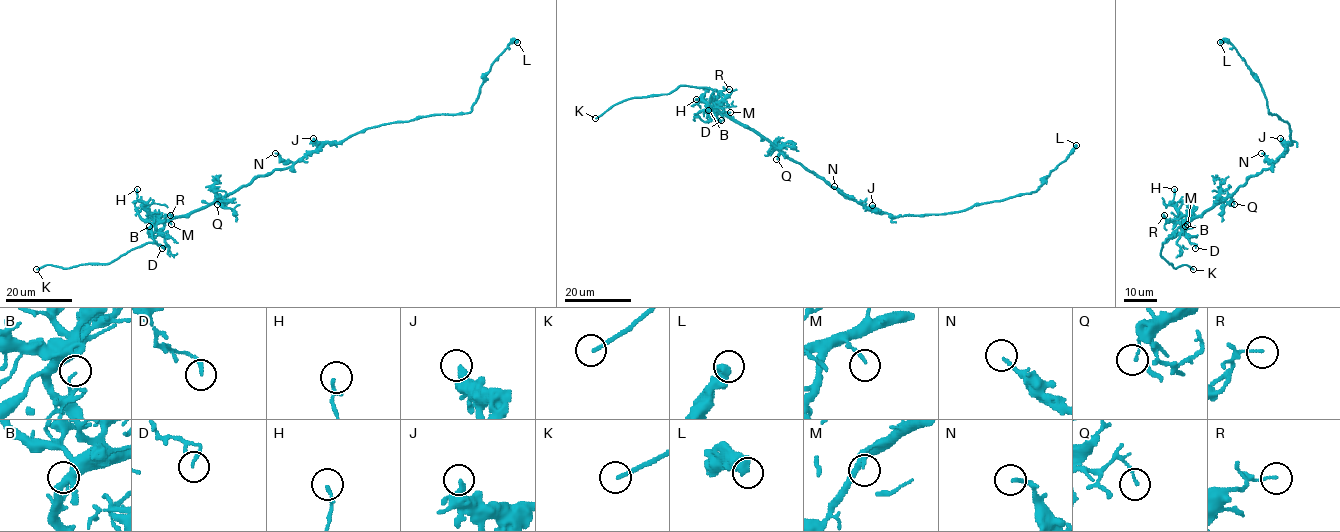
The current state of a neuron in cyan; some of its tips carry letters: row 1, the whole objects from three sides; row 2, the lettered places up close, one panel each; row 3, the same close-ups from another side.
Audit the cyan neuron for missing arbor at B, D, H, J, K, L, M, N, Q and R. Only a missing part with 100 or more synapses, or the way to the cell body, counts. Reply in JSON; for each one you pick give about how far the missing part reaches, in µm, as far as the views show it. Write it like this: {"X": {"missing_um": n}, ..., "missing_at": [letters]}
{"K": {"missing_um": 8}, "missing_at": ["K"]}

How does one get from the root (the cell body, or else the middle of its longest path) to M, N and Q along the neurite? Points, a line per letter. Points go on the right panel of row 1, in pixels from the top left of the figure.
M: (1264, 169), (1251, 175), (1233, 194), (1203, 214), (1193, 217), (1187, 224)
N: (1264, 169), (1274, 162), (1261, 153)
Q: (1264, 169), (1251, 175), (1225, 200), (1231, 199), (1234, 204)

